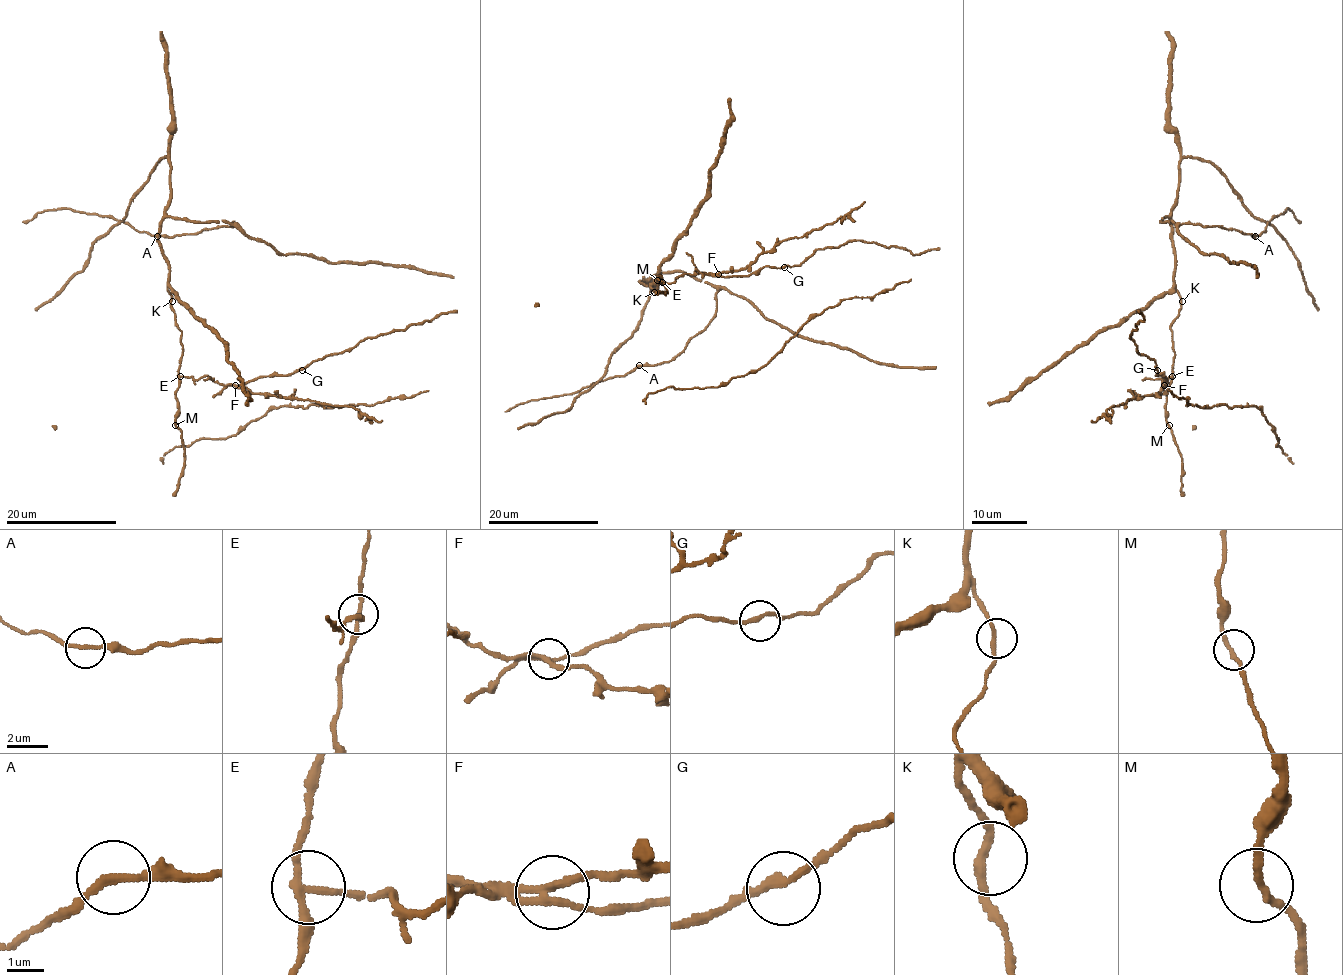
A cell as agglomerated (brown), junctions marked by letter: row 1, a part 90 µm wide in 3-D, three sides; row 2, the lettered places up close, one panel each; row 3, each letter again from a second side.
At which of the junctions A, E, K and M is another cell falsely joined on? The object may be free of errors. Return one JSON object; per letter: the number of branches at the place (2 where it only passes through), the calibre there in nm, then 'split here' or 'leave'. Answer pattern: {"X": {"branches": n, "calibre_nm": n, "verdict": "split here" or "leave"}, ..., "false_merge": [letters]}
{"A": {"branches": 2, "calibre_nm": 200, "verdict": "leave"}, "E": {"branches": 3, "calibre_nm": 180, "verdict": "split here"}, "K": {"branches": 2, "calibre_nm": 220, "verdict": "leave"}, "M": {"branches": 2, "calibre_nm": 200, "verdict": "leave"}, "false_merge": ["E"]}

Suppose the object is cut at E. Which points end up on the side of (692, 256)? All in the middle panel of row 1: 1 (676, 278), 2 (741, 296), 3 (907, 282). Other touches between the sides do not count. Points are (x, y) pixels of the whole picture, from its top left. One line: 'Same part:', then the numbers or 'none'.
Same part: 1

